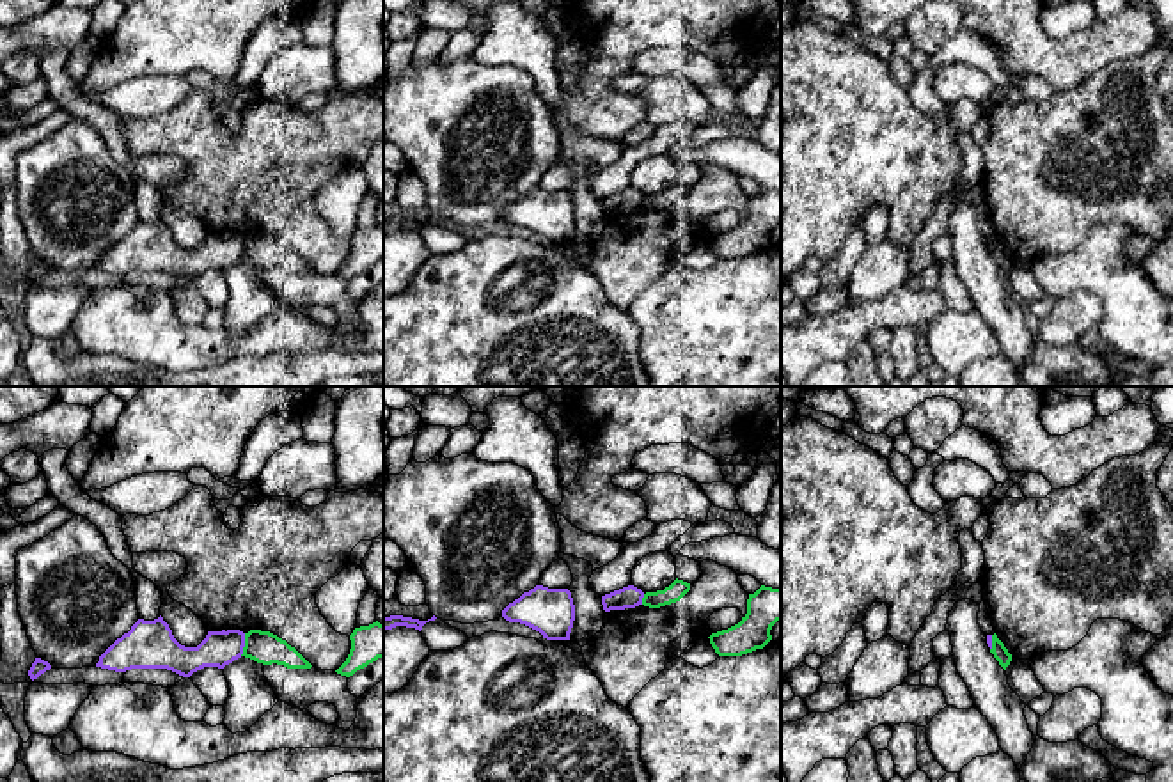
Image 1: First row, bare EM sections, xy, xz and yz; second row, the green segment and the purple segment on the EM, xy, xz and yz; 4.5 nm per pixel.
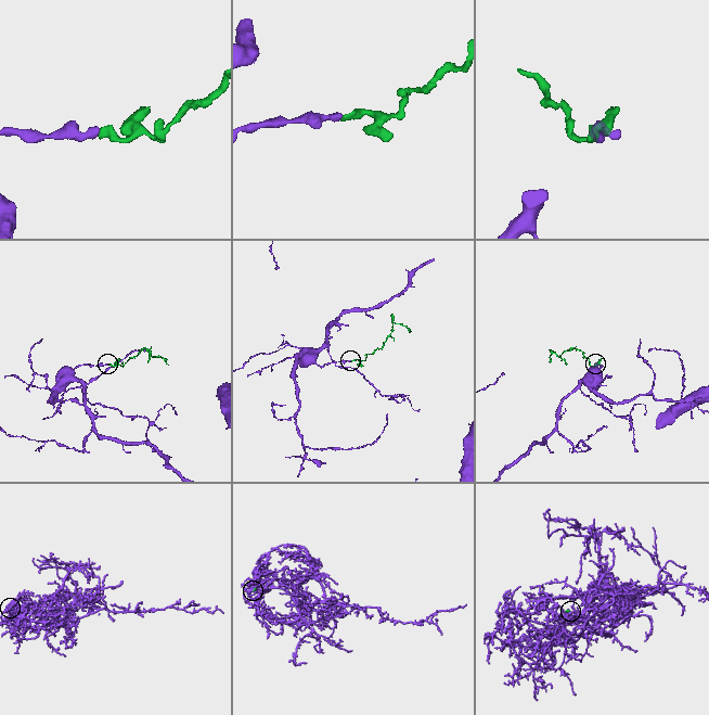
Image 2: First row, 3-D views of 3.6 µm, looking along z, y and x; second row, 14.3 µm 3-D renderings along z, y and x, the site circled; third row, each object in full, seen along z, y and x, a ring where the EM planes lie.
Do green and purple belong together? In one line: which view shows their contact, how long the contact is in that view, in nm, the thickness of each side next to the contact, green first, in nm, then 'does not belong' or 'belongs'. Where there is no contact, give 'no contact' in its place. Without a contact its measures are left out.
meets green in xy; contact 110 nm long; 150 nm thick on the green side, 160 nm on the other; does not belong

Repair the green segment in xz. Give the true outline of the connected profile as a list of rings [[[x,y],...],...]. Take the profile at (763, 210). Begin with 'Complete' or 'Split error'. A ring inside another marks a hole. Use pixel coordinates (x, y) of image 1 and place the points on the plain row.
Complete. [[[761,188],[749,197],[742,223],[708,241],[719,259],[742,259],[763,252],[772,243],[770,232],[777,223],[781,223],[781,192]]]

